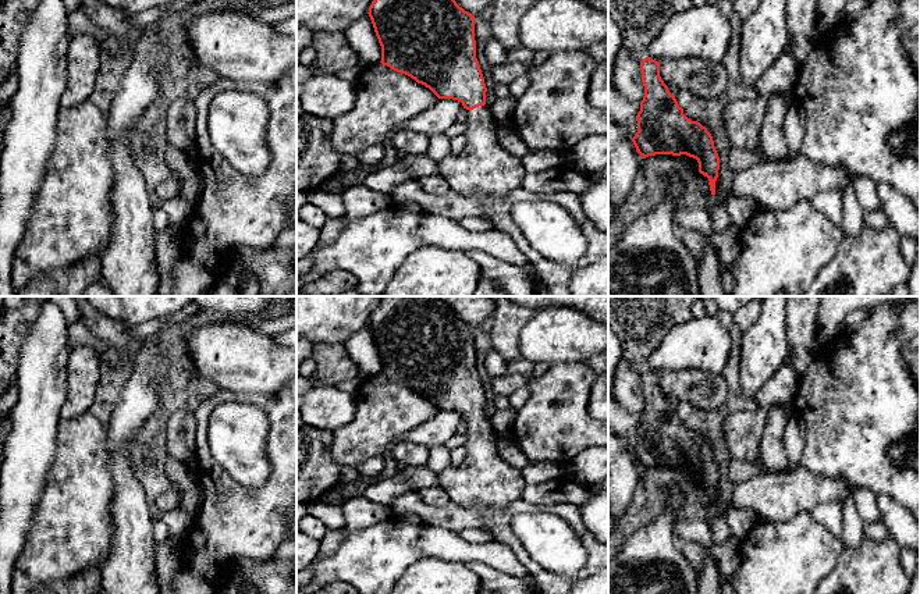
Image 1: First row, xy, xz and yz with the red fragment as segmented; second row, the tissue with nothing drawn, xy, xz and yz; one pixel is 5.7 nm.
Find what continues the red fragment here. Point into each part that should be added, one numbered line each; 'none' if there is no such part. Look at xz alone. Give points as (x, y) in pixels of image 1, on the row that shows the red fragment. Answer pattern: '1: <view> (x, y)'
1: xz (482, 166)

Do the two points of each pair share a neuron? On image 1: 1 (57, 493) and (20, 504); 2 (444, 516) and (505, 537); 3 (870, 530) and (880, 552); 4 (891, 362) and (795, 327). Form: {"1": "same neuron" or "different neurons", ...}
{"1": "different neurons", "2": "same neuron", "3": "different neurons", "4": "different neurons"}

